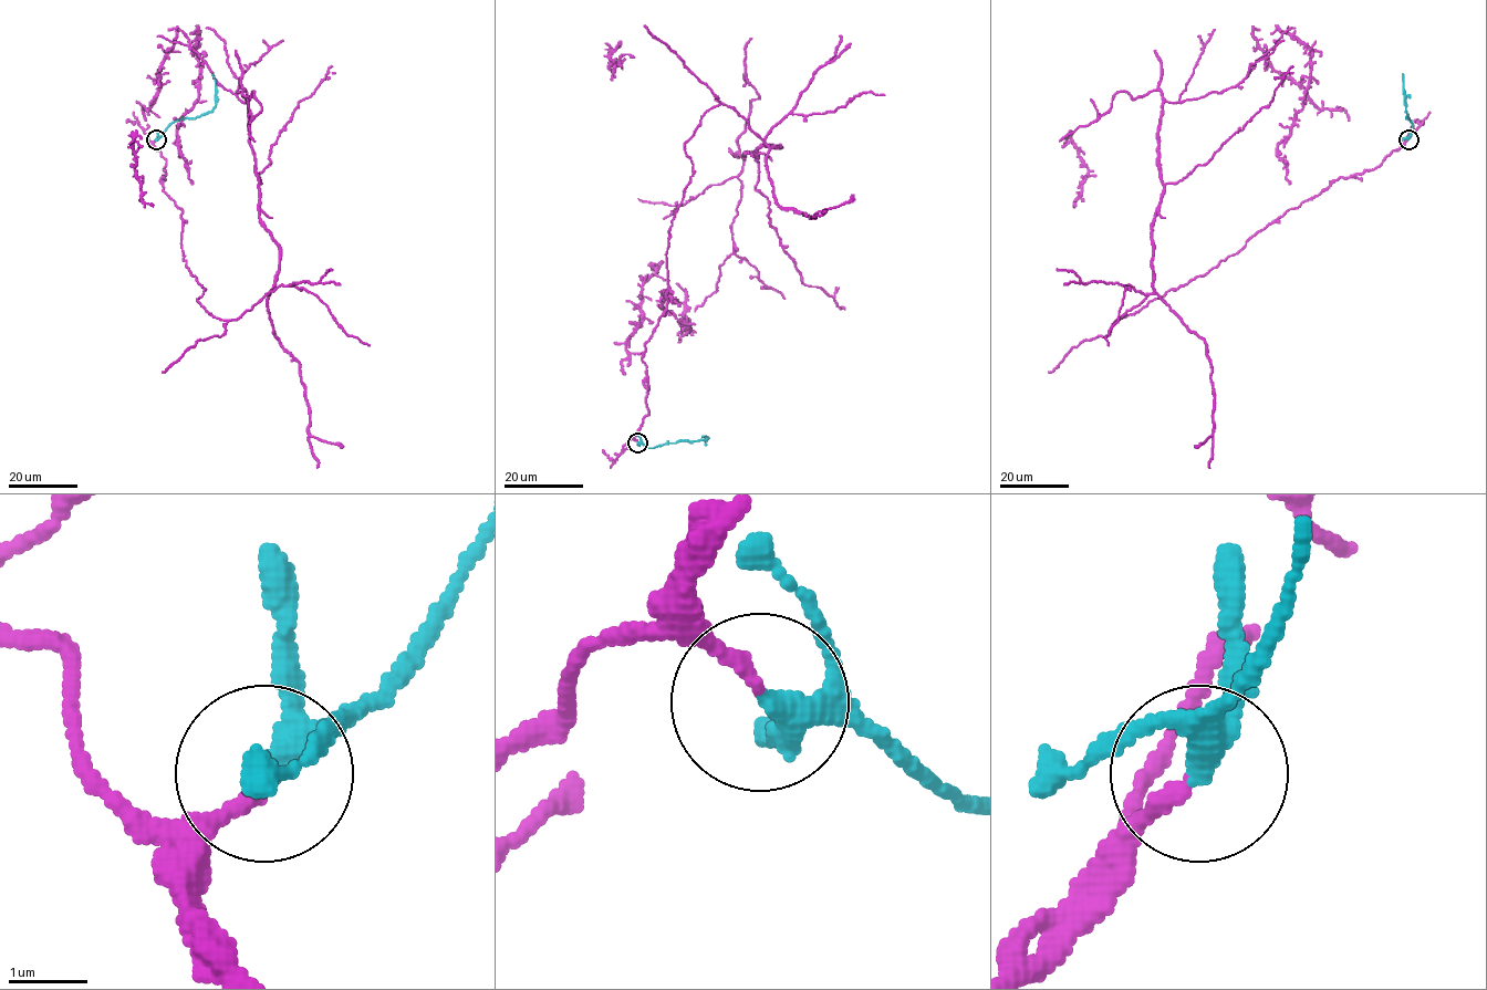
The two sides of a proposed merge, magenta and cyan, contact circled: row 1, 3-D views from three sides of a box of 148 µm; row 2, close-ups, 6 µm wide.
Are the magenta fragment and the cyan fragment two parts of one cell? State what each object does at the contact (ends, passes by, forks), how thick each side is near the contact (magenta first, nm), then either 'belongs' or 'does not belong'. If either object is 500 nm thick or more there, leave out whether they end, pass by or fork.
magenta ends there; cyan passes by; 180 nm thick on the magenta side, 280 nm on the other; belongs

